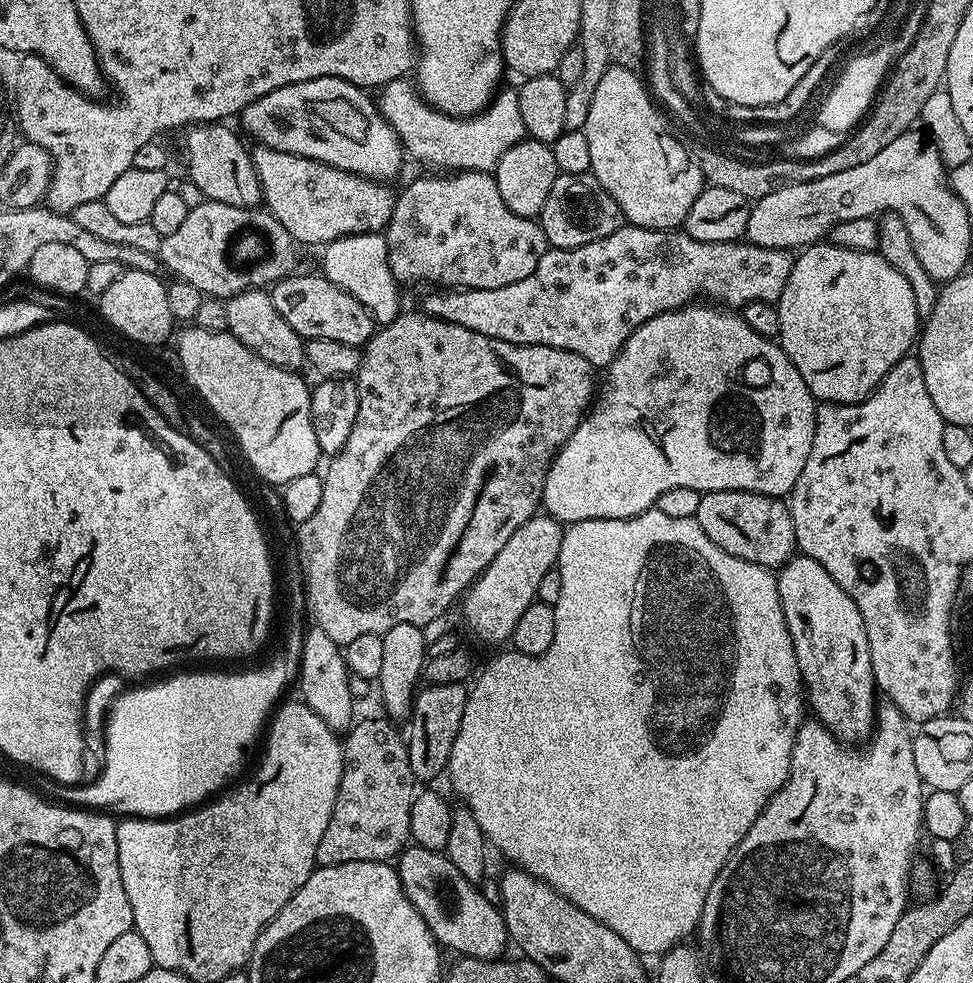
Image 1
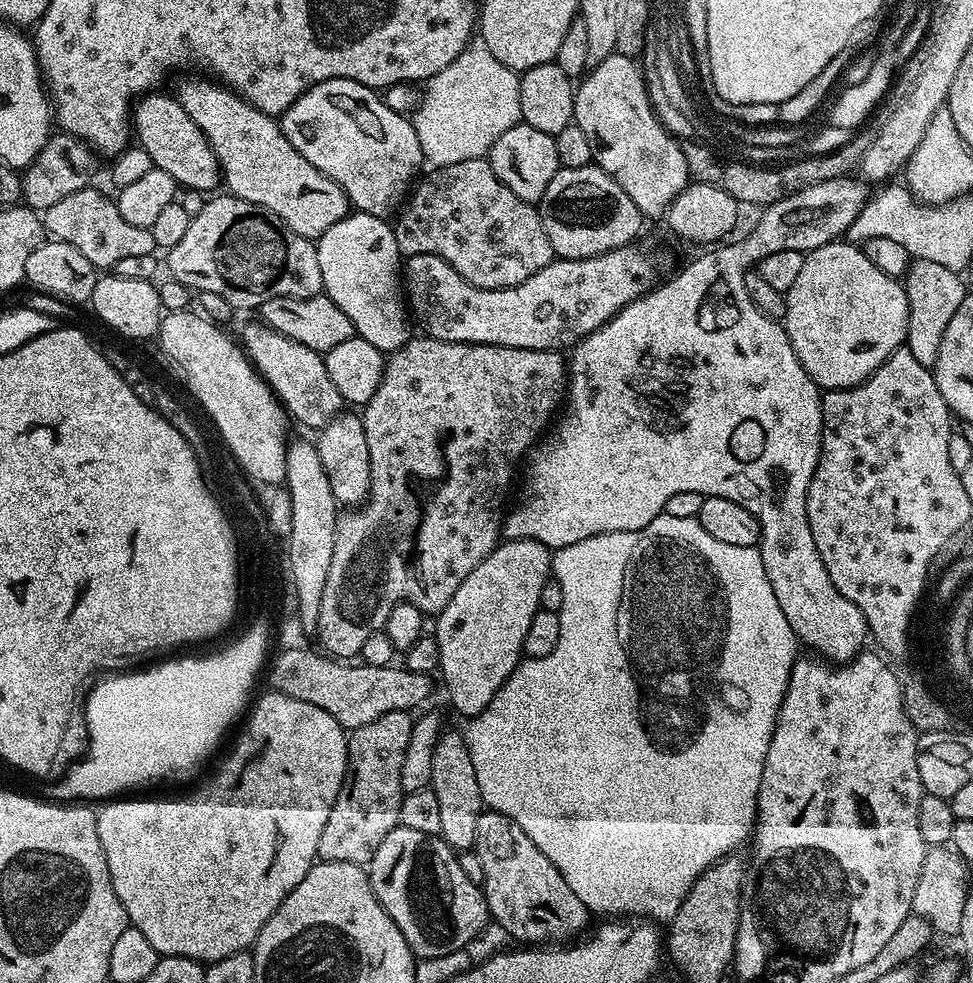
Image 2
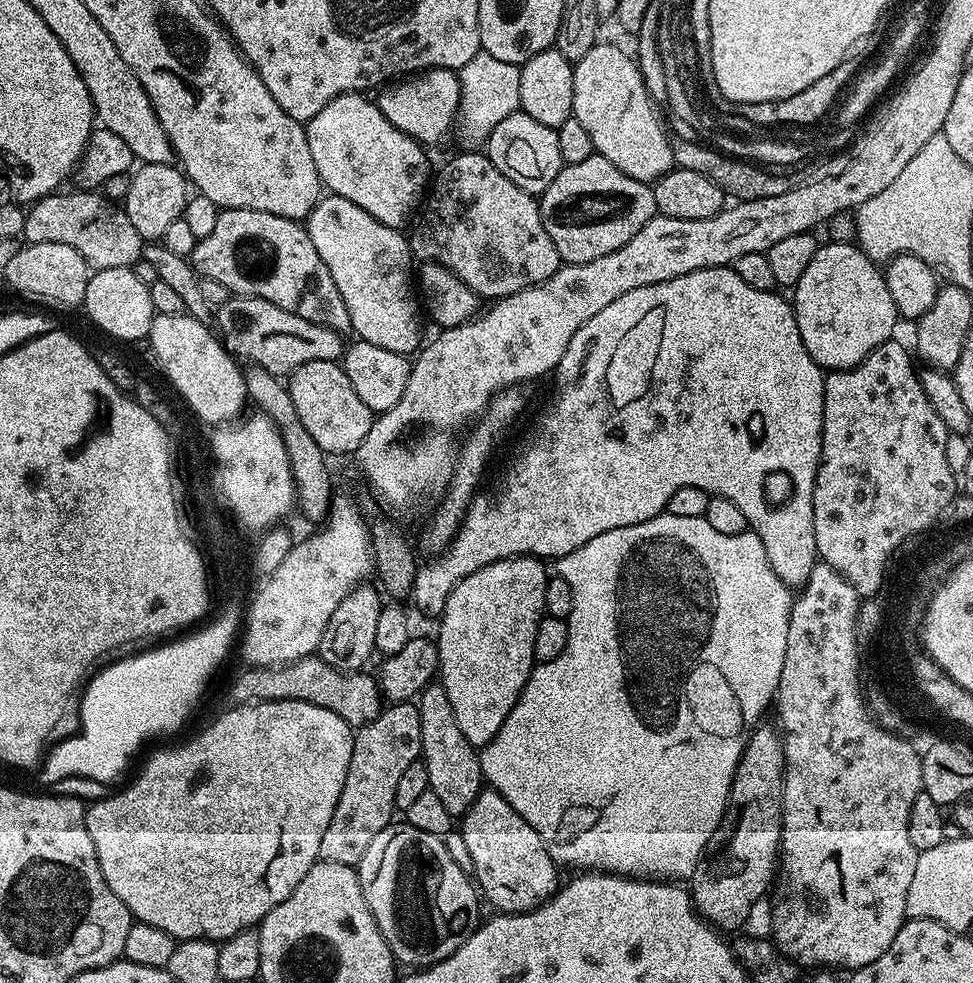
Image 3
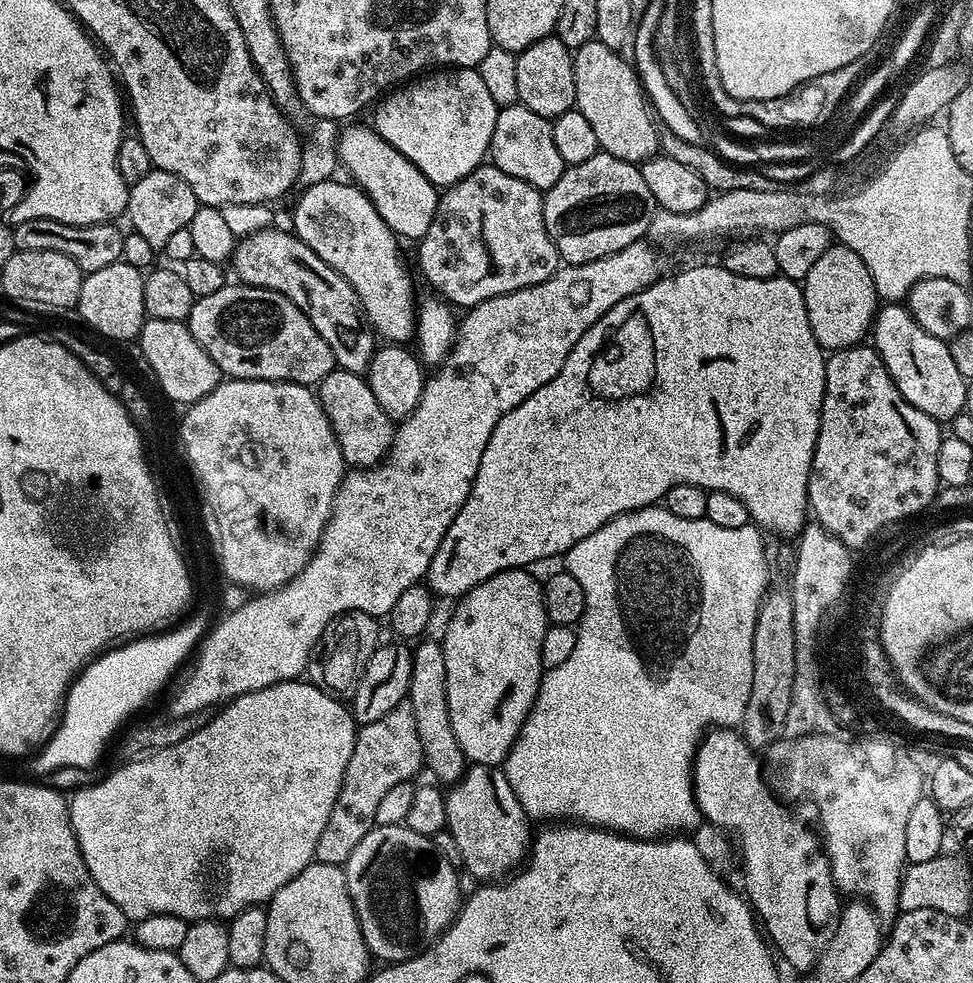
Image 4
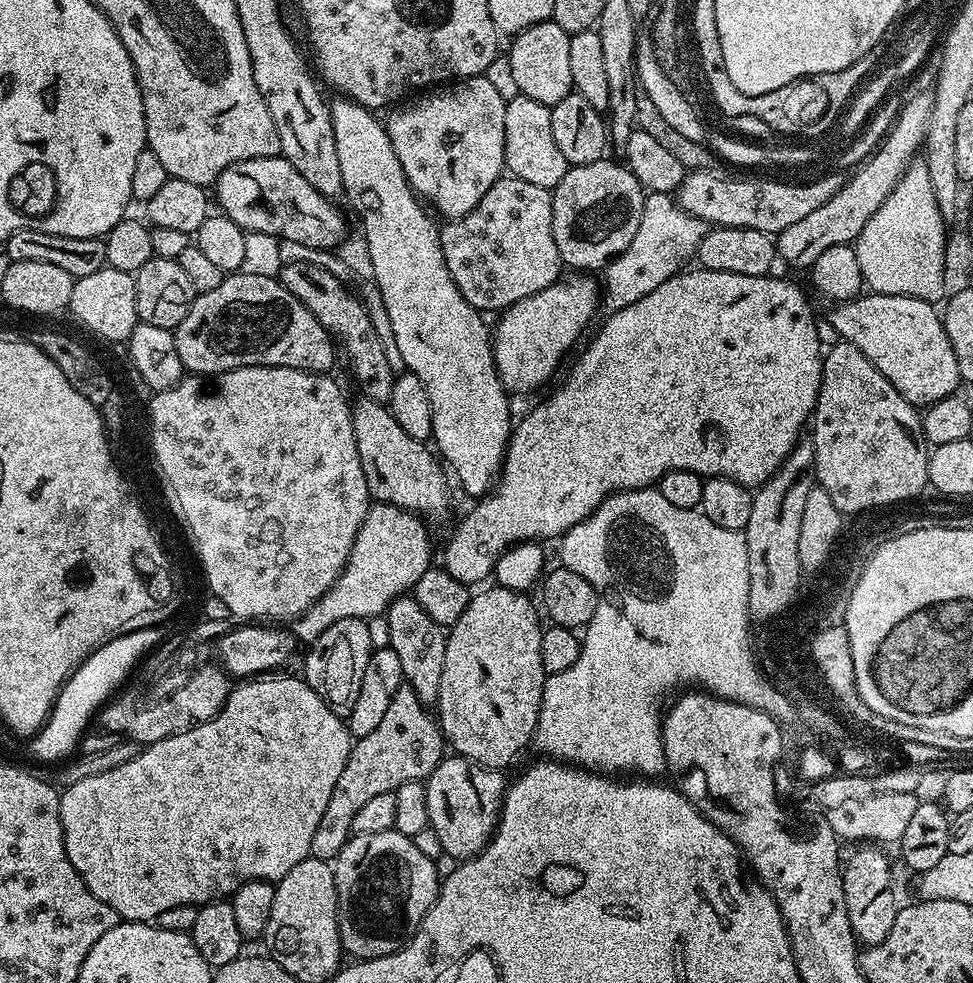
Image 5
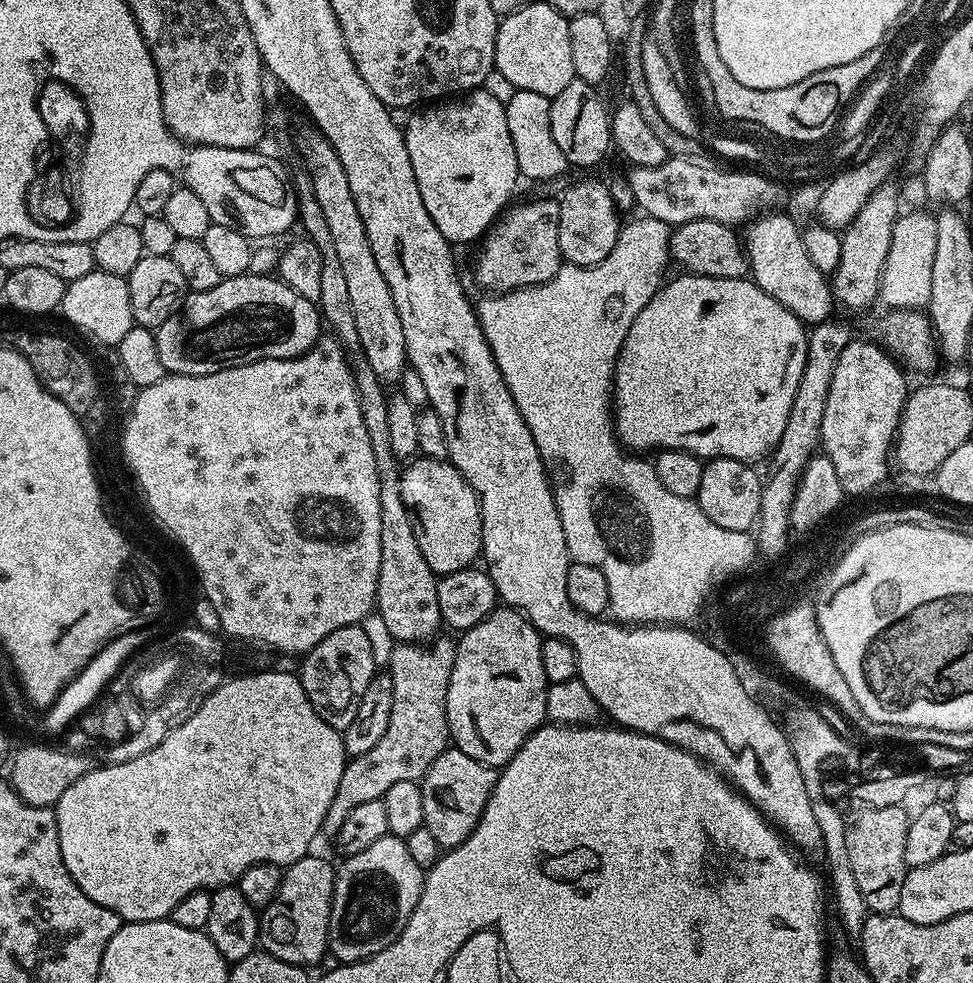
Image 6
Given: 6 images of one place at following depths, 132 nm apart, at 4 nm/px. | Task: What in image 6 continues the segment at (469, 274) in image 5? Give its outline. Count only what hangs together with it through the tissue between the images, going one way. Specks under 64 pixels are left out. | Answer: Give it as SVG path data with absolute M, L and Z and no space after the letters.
M532 200L529 204L509 207L492 225L483 241L484 249L476 260L476 276L480 284L492 294L513 292L515 288L534 288L558 274L562 263L558 234L560 233L560 205L553 200Z

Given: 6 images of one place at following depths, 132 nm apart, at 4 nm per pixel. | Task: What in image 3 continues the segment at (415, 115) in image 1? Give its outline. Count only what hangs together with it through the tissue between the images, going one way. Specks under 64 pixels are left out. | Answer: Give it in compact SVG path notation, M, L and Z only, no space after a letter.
M481 50L466 66L458 69L460 77L460 111L454 125L455 131L465 140L465 145L480 146L487 141L488 135L502 122L502 118L510 118L510 114L520 111L519 67L510 62L502 62L494 58L494 54Z

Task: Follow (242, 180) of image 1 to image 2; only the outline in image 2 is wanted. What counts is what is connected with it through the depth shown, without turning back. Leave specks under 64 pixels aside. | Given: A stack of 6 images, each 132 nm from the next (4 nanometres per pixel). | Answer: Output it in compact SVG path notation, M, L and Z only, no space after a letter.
M153 90L135 101L130 116L135 143L150 154L153 168L166 170L166 174L170 174L170 178L174 178L181 189L215 193L221 187L222 173L206 134L202 134L194 118L186 114L175 95L163 96L162 93Z

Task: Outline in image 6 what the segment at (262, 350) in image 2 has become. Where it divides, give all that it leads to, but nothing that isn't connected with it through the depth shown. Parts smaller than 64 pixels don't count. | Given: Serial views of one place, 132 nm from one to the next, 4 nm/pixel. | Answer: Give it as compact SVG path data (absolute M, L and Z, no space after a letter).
M416 458L403 465L400 493L414 517L422 558L437 577L473 567L481 555L482 514L480 499L462 474L447 459Z

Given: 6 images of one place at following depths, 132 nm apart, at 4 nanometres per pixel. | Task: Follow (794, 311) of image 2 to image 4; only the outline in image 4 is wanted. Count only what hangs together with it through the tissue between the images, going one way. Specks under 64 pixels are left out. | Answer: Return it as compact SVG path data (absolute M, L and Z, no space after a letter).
M833 243L831 248L810 266L810 274L802 281L806 318L810 318L810 330L825 350L853 348L869 335L872 321L878 311L878 297L874 290L874 278L866 270L866 262L844 244Z

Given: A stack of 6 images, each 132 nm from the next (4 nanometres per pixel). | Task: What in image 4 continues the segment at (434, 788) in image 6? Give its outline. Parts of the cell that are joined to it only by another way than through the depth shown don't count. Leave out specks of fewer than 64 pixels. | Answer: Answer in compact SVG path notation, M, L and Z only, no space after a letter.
M472 764L464 775L447 789L446 831L458 846L460 864L476 882L500 882L525 863L534 839L528 833L530 818L522 810L510 782L499 767L490 764Z

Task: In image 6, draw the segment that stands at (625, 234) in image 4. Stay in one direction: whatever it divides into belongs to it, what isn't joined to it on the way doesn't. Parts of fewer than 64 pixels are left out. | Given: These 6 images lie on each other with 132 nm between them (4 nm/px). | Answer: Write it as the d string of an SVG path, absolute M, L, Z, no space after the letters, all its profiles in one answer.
M580 180L577 184L572 184L564 192L564 197L559 197L560 205L560 233L558 234L558 246L560 247L561 257L567 263L577 264L583 268L588 268L592 264L601 264L614 250L614 242L618 242L618 234L622 227L622 216L617 211L615 202L611 197L607 183L600 180Z

